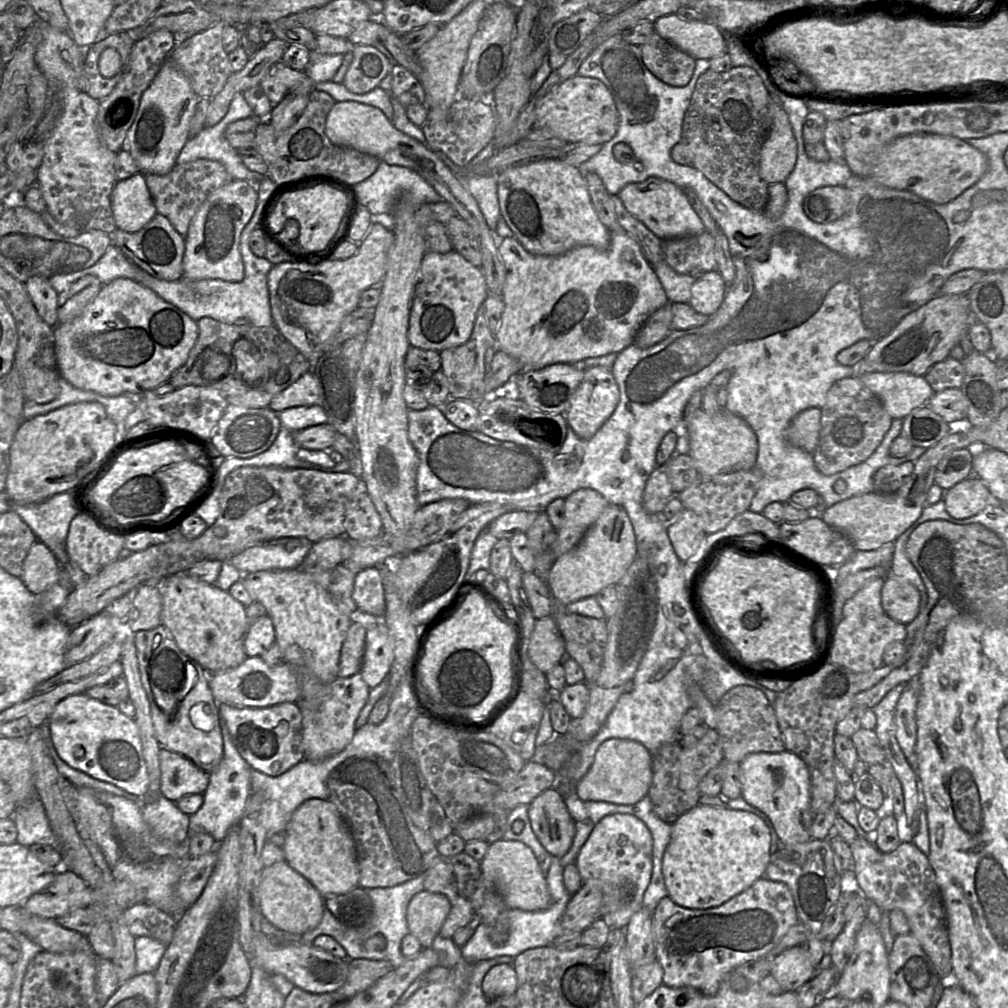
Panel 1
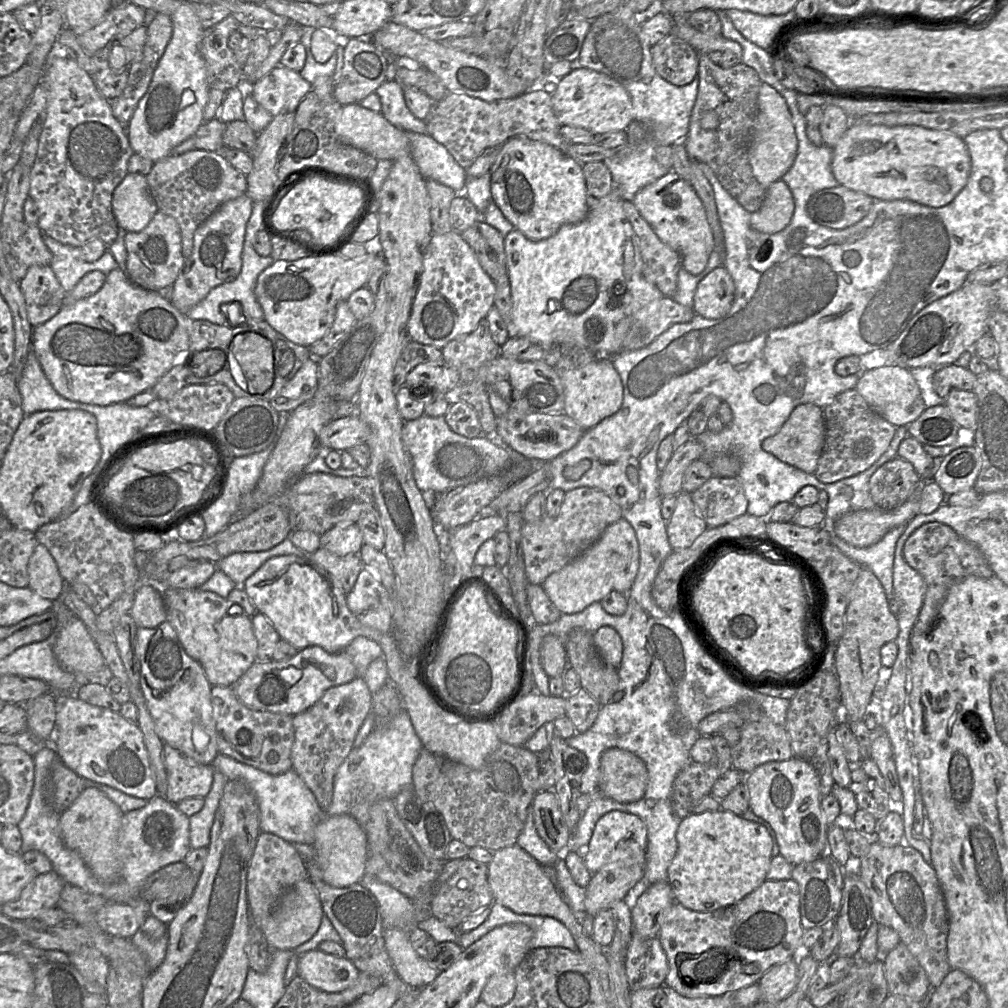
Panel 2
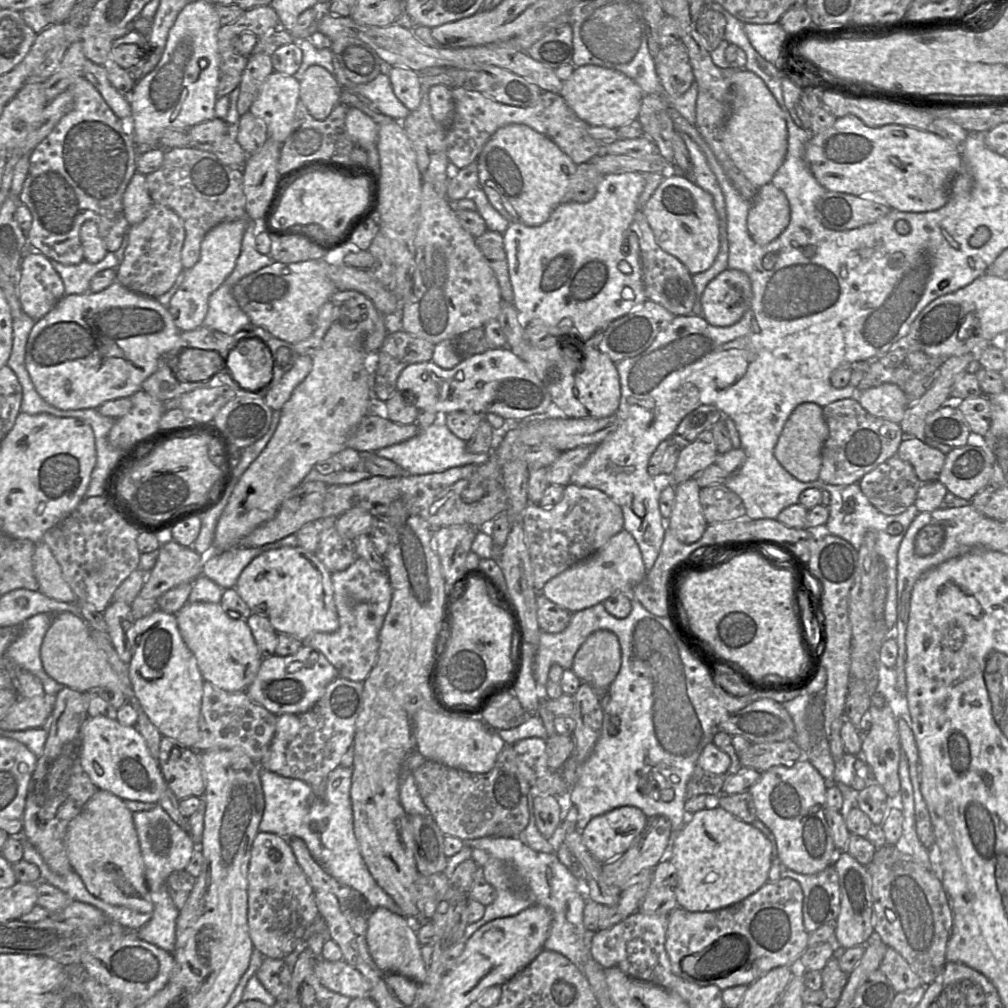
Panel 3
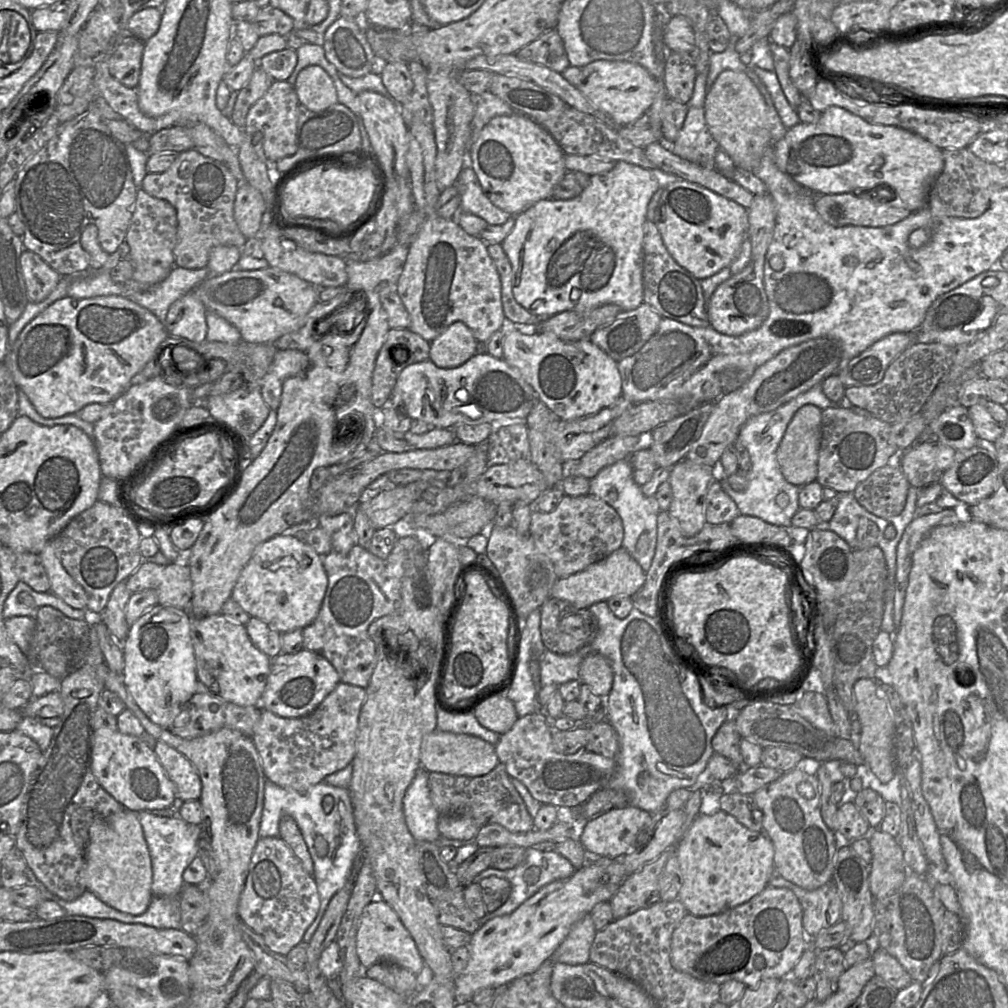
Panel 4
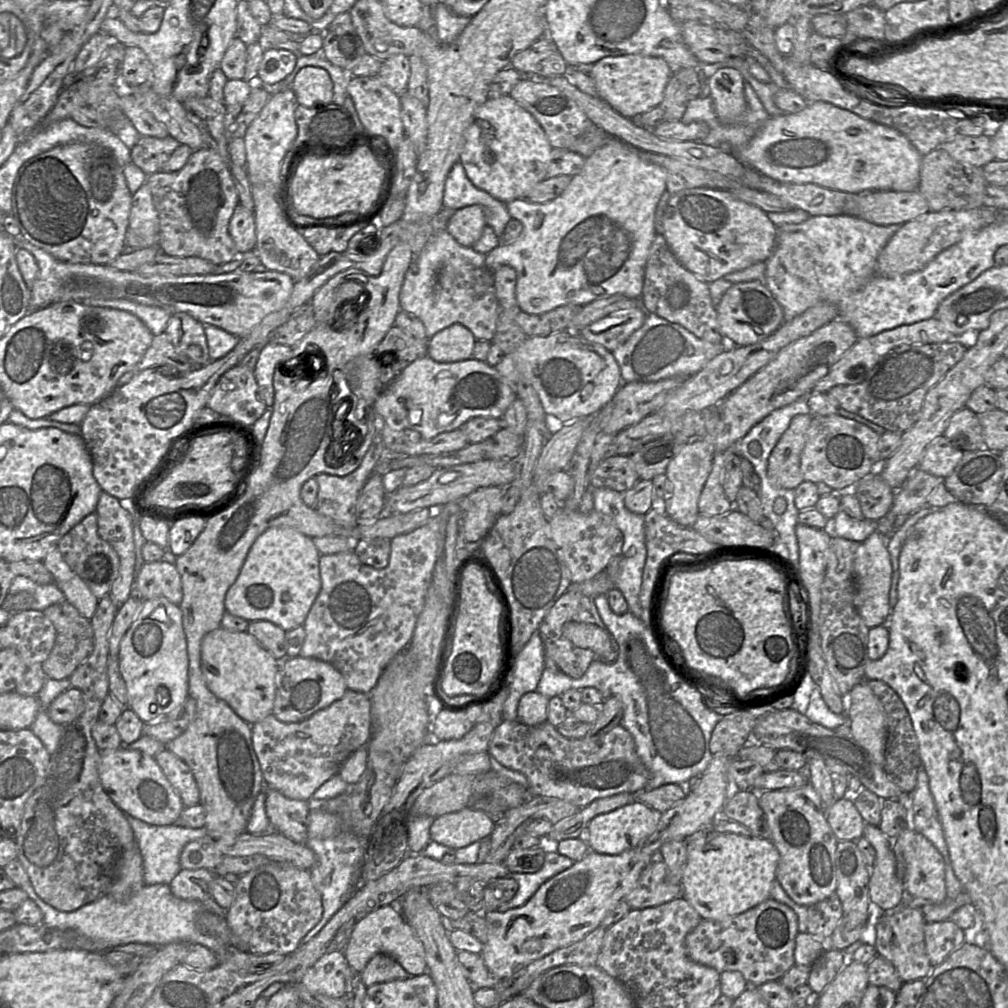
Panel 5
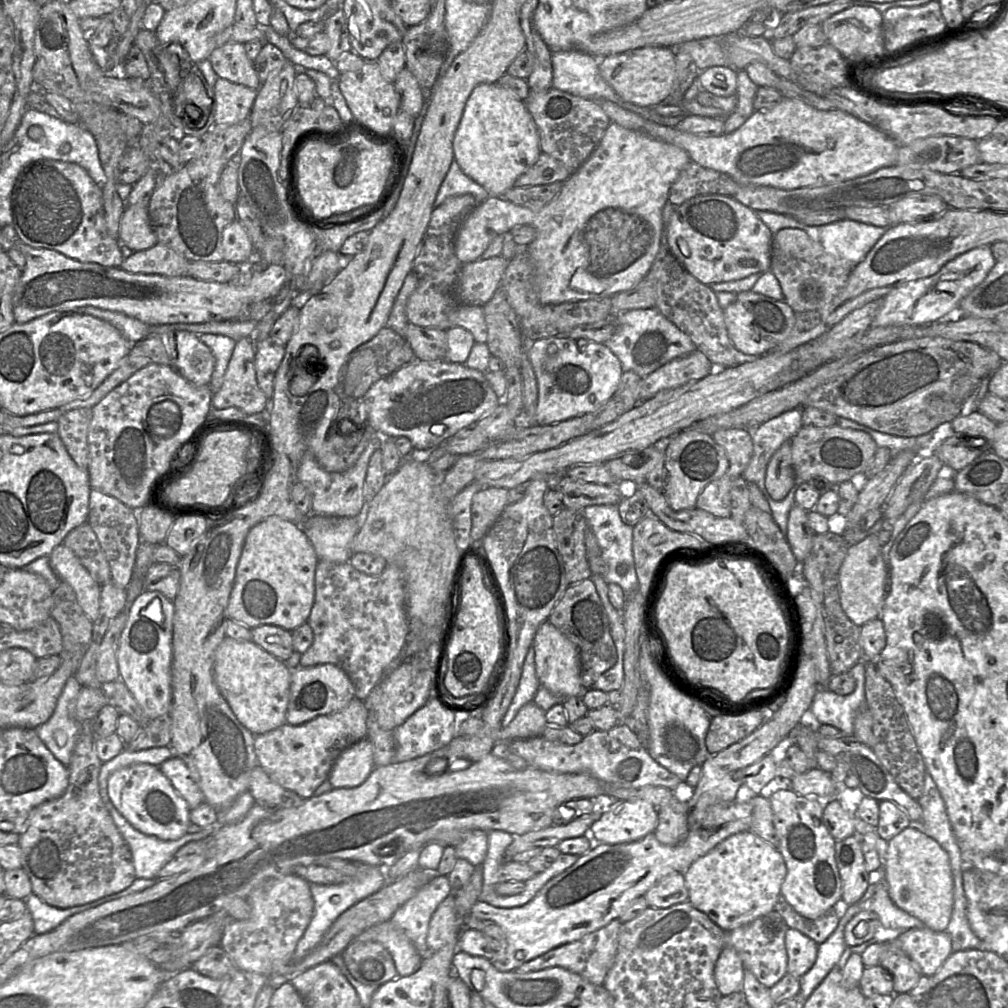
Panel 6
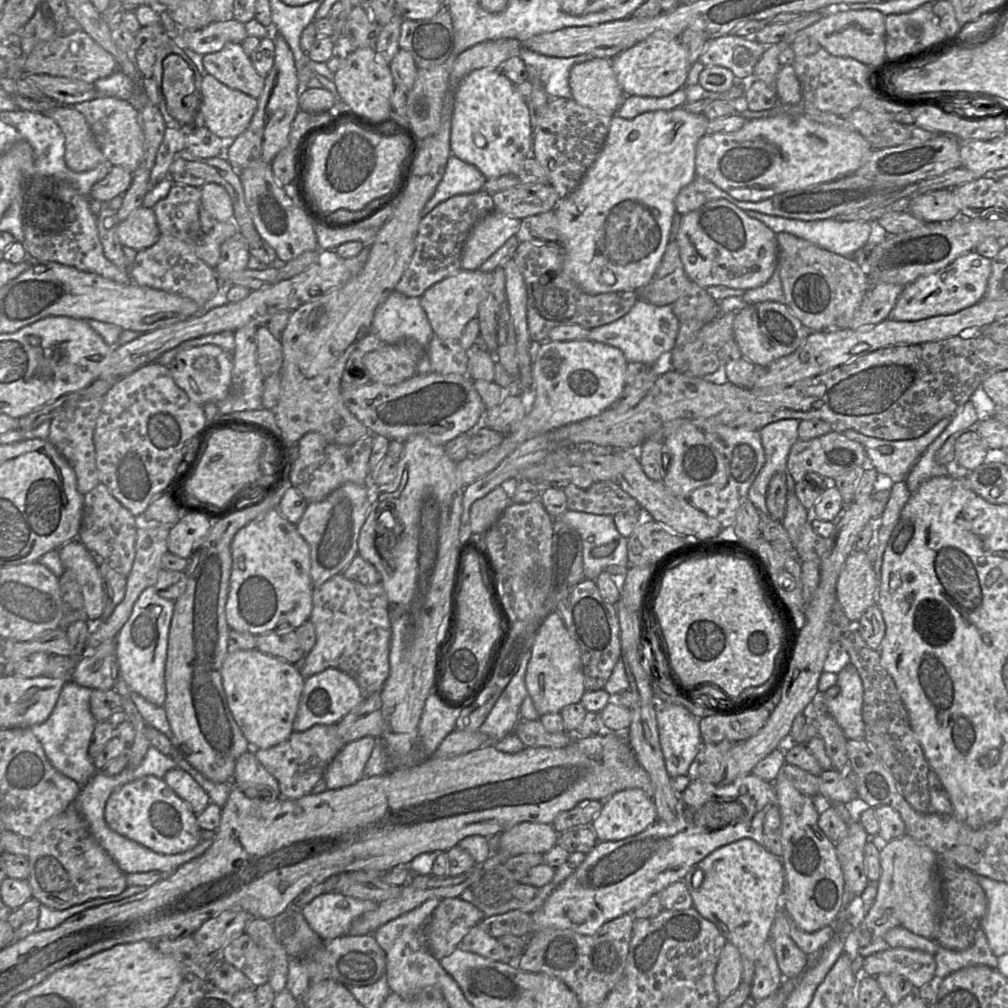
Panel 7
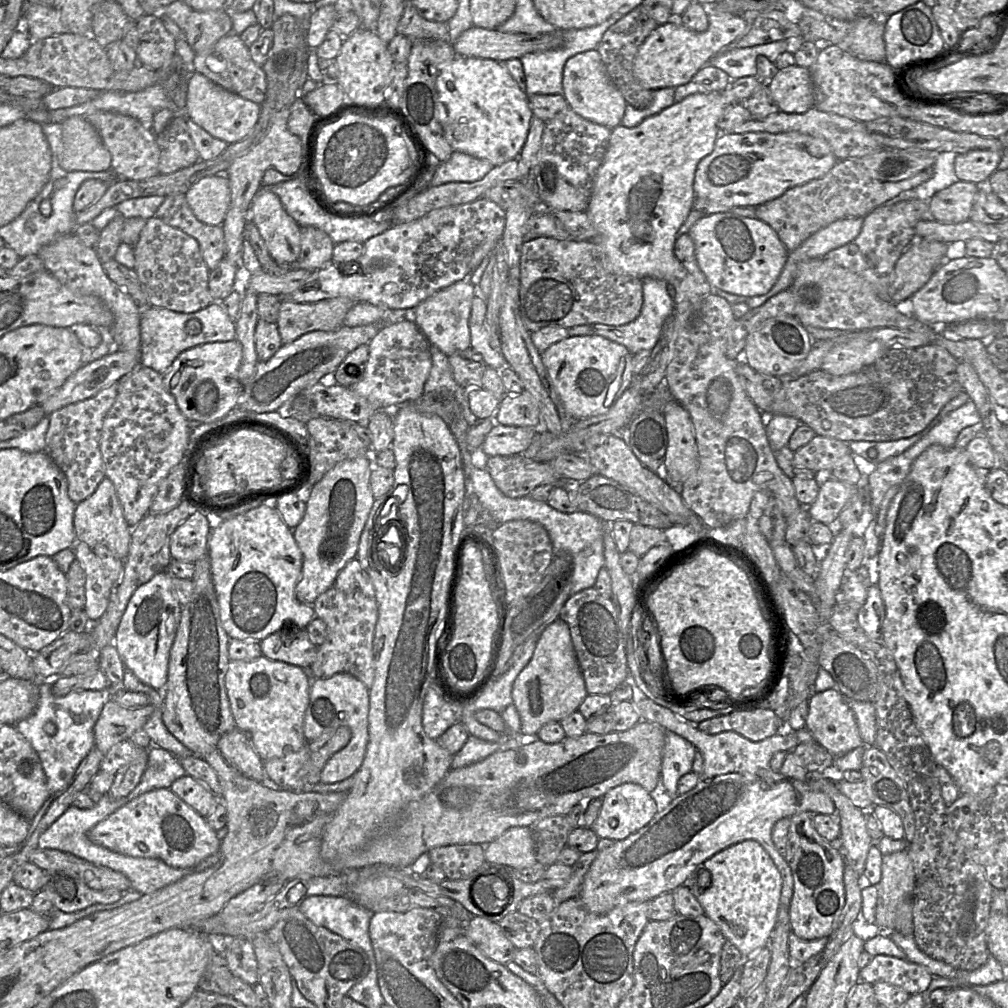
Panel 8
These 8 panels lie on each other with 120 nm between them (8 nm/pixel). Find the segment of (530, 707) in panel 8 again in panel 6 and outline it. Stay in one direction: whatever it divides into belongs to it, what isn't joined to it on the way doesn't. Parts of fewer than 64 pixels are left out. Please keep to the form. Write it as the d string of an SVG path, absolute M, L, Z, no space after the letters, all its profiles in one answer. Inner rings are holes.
M548 620L538 628L532 646L535 651L535 670L540 685L556 696L582 696L585 688L580 680L579 648Z

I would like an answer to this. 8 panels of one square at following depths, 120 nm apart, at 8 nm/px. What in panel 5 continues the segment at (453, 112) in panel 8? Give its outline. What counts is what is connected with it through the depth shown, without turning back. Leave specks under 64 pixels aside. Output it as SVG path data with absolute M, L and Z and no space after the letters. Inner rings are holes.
M509 95L492 96L479 106L465 131L465 144L459 161L469 180L497 200L507 203L525 198L538 182L546 179L546 167L553 149L536 119Z

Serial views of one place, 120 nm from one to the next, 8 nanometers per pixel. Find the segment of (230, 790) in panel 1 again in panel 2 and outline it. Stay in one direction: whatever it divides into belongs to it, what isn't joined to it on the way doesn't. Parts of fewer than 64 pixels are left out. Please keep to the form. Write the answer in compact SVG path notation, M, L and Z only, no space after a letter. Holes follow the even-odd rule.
M214 771L212 786L209 793L203 798L204 805L202 809L189 817L190 845L192 849L209 845L215 813L227 781L228 779L221 772Z

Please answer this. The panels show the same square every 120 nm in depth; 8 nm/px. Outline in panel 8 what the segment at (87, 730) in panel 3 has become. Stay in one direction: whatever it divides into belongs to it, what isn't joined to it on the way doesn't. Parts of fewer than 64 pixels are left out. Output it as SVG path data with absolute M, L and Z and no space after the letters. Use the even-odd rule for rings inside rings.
M170 788L146 792L127 802L88 832L89 840L127 856L155 858L175 868L189 868L220 851L221 840L206 819Z

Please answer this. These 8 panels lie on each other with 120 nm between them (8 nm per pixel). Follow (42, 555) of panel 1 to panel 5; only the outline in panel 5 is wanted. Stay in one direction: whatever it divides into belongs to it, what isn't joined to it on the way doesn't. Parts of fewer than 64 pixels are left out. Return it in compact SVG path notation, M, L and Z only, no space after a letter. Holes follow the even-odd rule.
M53 548L46 554L43 564L53 576L54 583L61 590L65 599L82 616L91 620L99 600L86 583L67 565L58 548Z

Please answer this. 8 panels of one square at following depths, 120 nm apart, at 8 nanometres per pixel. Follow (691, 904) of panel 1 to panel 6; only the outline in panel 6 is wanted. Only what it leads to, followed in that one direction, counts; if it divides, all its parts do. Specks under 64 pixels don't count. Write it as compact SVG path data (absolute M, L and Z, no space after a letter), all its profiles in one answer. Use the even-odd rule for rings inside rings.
M744 831L727 837L683 874L688 902L727 933L774 910L787 869L777 848L753 832Z

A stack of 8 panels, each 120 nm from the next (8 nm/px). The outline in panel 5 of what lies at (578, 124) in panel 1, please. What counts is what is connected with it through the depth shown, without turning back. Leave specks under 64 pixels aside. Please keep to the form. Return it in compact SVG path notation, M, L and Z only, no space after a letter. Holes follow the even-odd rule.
M624 55L603 58L590 66L587 73L596 85L599 98L622 116L633 119L661 104L672 69L659 57Z

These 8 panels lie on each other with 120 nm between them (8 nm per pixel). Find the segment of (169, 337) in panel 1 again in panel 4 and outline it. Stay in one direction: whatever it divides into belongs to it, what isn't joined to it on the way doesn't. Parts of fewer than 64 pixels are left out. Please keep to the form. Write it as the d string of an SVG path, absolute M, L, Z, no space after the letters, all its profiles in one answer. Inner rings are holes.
M117 295L88 299L59 299L30 323L10 345L3 360L18 389L23 391L44 418L74 414L91 403L109 404L130 386L131 378L153 357L168 336L165 324L148 309Z

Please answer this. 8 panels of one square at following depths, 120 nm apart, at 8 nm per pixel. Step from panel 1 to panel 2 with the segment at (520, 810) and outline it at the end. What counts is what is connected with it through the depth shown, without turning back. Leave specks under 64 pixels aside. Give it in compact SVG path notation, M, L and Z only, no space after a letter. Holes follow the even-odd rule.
M532 802L527 808L525 825L517 837L516 844L527 851L543 868L553 869L557 859L562 857L561 853L551 850L538 835L533 819Z

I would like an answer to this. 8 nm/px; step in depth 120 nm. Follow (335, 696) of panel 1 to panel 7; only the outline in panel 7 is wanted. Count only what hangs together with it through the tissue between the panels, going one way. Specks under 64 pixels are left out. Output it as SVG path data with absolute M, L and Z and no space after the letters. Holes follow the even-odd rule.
M317 724L303 732L293 731L287 740L276 746L253 750L259 762L277 779L281 796L298 799L311 793L314 786L324 778L332 759L346 744L336 724Z

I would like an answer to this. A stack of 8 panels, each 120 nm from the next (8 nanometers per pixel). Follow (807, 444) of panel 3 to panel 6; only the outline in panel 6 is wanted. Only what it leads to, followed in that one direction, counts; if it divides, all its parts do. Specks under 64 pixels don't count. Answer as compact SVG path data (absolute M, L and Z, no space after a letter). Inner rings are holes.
M790 440L784 442L768 462L765 487L773 500L781 501L795 485L797 481L792 466Z

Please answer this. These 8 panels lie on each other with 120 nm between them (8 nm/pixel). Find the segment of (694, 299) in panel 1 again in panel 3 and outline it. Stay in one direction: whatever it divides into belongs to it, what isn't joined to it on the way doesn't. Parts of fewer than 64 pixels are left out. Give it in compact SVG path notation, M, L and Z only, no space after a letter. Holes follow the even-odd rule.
M727 269L706 286L701 296L702 317L716 327L732 326L750 308L752 298L748 276Z

